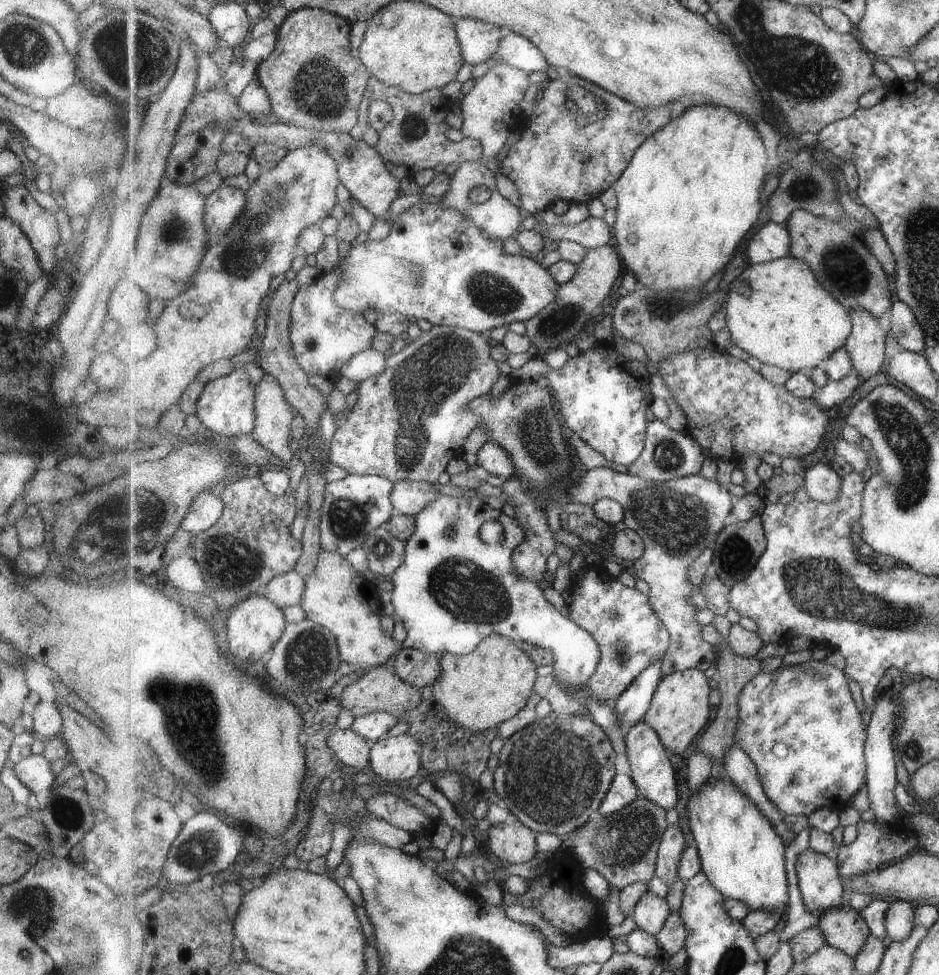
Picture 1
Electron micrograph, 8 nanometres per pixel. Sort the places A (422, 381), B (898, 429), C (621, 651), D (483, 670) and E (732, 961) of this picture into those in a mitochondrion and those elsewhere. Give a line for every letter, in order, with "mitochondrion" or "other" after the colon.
A: mitochondrion
B: mitochondrion
C: mitochondrion
D: other
E: mitochondrion

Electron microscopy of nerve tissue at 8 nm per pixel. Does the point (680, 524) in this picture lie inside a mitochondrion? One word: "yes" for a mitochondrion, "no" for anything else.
yes

